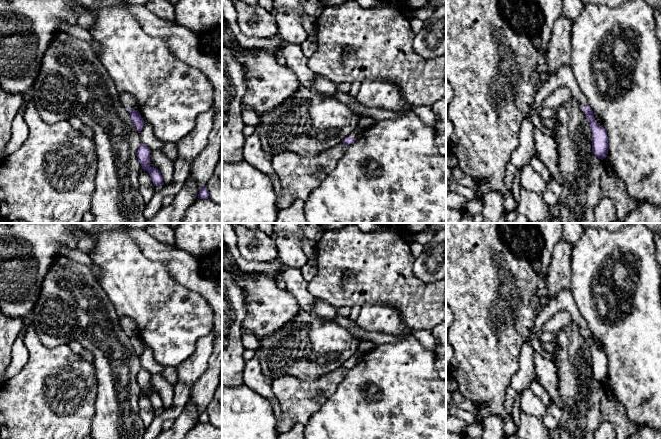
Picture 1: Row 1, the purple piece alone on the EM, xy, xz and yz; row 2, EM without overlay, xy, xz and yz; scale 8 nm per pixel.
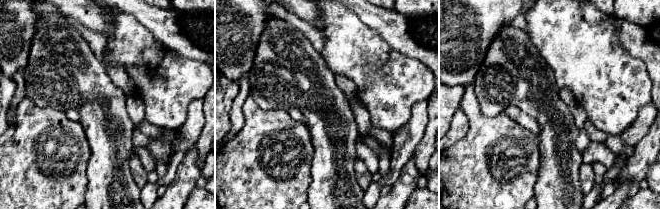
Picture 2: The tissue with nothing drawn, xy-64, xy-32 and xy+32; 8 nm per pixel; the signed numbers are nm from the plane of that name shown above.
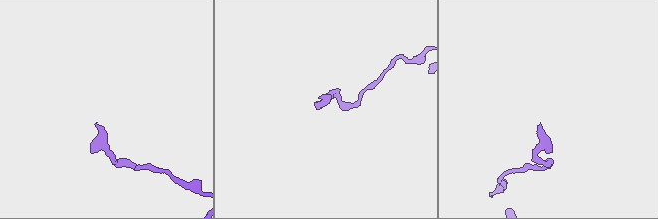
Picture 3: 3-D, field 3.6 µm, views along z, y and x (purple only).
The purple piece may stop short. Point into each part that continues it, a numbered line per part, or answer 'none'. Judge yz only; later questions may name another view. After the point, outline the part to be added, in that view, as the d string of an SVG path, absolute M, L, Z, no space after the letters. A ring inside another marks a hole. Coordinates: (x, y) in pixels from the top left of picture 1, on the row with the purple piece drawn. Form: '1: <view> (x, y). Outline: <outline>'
1: yz (564, 77). Outline: M570 64L564 65L556 72L546 74L530 105L529 112L521 125L519 145L510 158L510 162L513 163L517 169L529 165L531 158L536 155L534 146L535 127L532 123L532 113L539 114L543 108L543 100L559 87L569 88L572 97L578 102L581 109L588 105L585 95L577 84Z

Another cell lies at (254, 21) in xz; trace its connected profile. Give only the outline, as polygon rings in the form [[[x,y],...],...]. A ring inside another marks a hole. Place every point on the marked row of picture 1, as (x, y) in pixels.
[[[234,3],[240,31],[248,37],[272,38],[279,34],[275,15],[258,4]]]

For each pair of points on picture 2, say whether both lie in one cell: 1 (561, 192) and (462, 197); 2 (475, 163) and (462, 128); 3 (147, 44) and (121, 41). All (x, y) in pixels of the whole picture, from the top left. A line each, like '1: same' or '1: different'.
1: different
2: different
3: same

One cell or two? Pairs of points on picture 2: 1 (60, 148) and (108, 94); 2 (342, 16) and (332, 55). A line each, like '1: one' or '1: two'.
1: two
2: one

